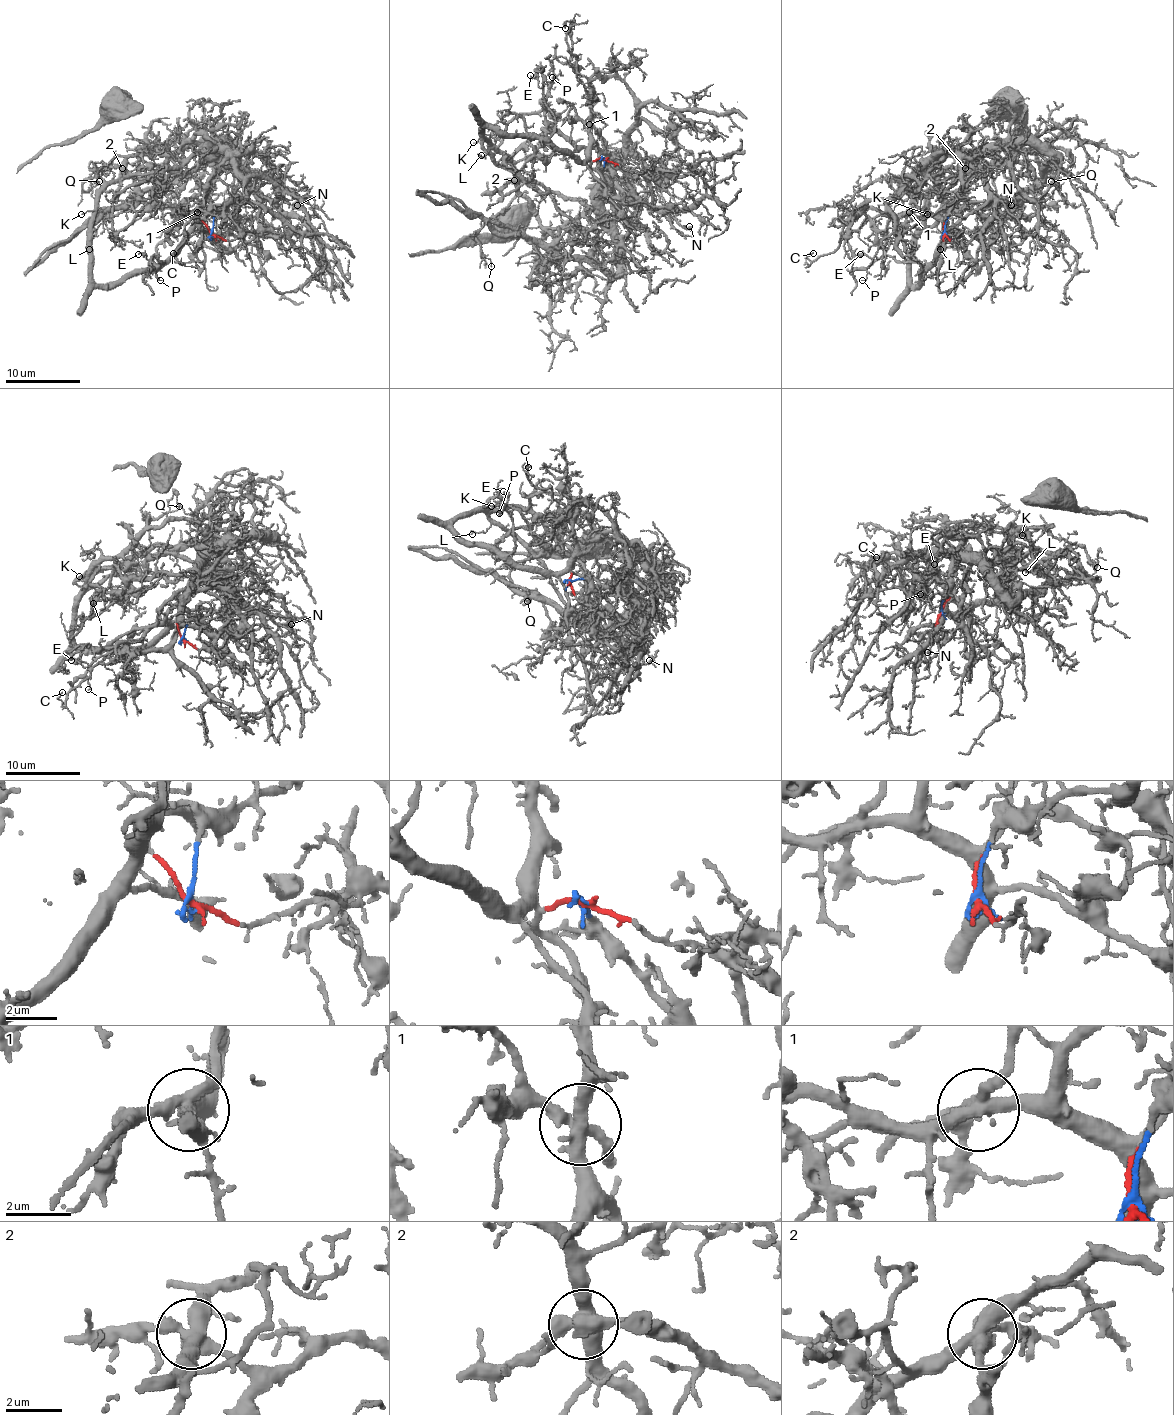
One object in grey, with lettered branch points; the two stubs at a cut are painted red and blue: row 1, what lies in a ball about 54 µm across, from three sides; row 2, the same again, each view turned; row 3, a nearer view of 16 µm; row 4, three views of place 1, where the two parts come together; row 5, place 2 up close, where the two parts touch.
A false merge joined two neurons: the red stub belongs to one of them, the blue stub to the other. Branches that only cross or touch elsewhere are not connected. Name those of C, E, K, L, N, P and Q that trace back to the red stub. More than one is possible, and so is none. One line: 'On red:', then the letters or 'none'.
On red: C, E, K, L, P, Q

